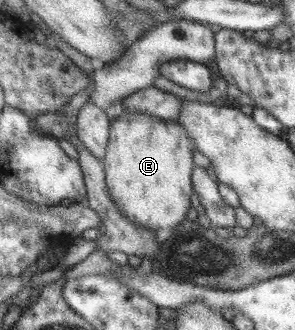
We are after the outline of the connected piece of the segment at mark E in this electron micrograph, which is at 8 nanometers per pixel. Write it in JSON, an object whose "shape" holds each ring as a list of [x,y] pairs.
{"shape":[[[123,111],[110,123],[105,156],[101,160],[104,181],[109,198],[115,208],[127,219],[143,228],[153,230],[172,230],[186,217],[191,198],[192,186],[190,172],[195,164],[191,161],[193,141],[187,138],[184,128],[174,120],[155,118],[139,112]]]}

